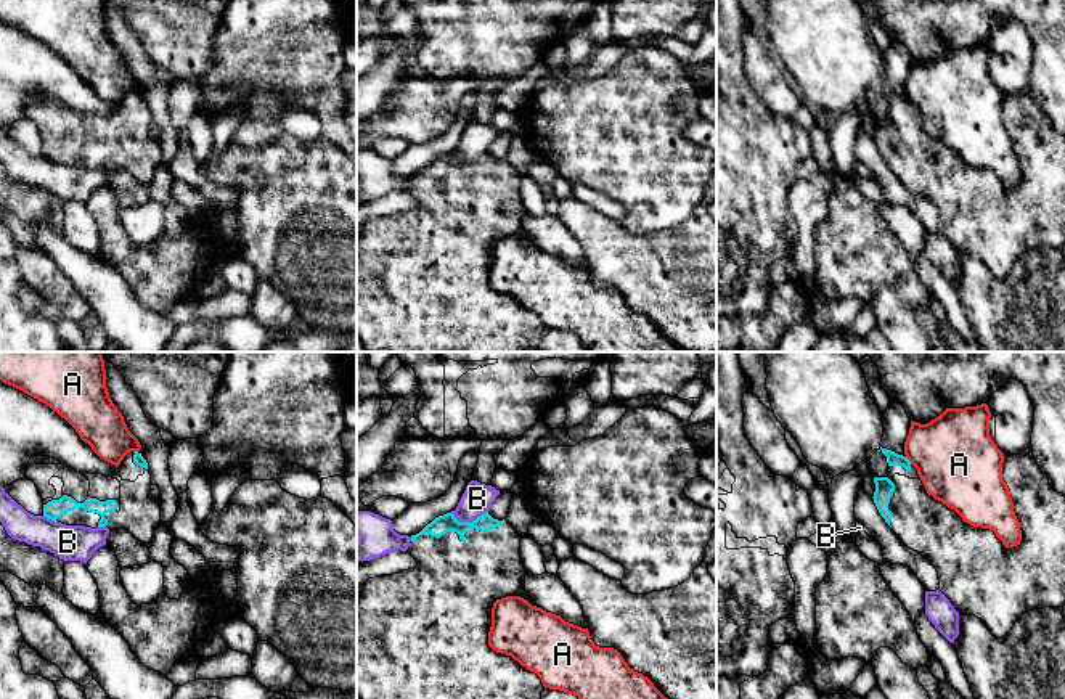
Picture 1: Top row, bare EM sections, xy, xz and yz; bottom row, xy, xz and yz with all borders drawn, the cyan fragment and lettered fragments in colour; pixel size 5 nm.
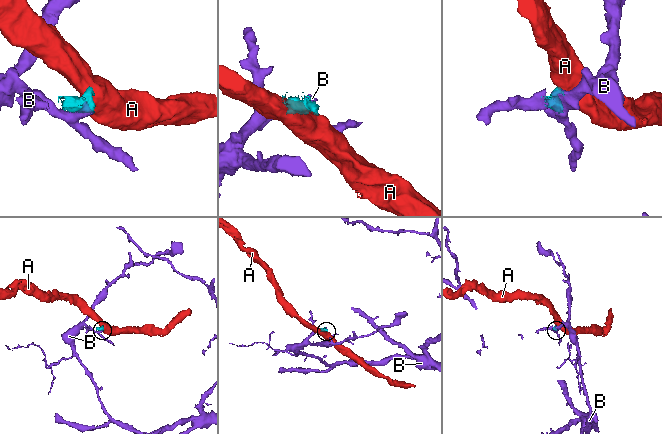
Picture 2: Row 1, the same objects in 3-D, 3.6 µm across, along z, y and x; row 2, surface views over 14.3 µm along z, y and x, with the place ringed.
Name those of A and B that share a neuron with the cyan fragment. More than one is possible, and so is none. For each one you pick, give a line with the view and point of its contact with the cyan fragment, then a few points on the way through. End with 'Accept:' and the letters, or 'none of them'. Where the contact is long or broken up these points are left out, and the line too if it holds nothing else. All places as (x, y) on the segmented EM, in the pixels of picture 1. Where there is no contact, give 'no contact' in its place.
Accept: none of them

